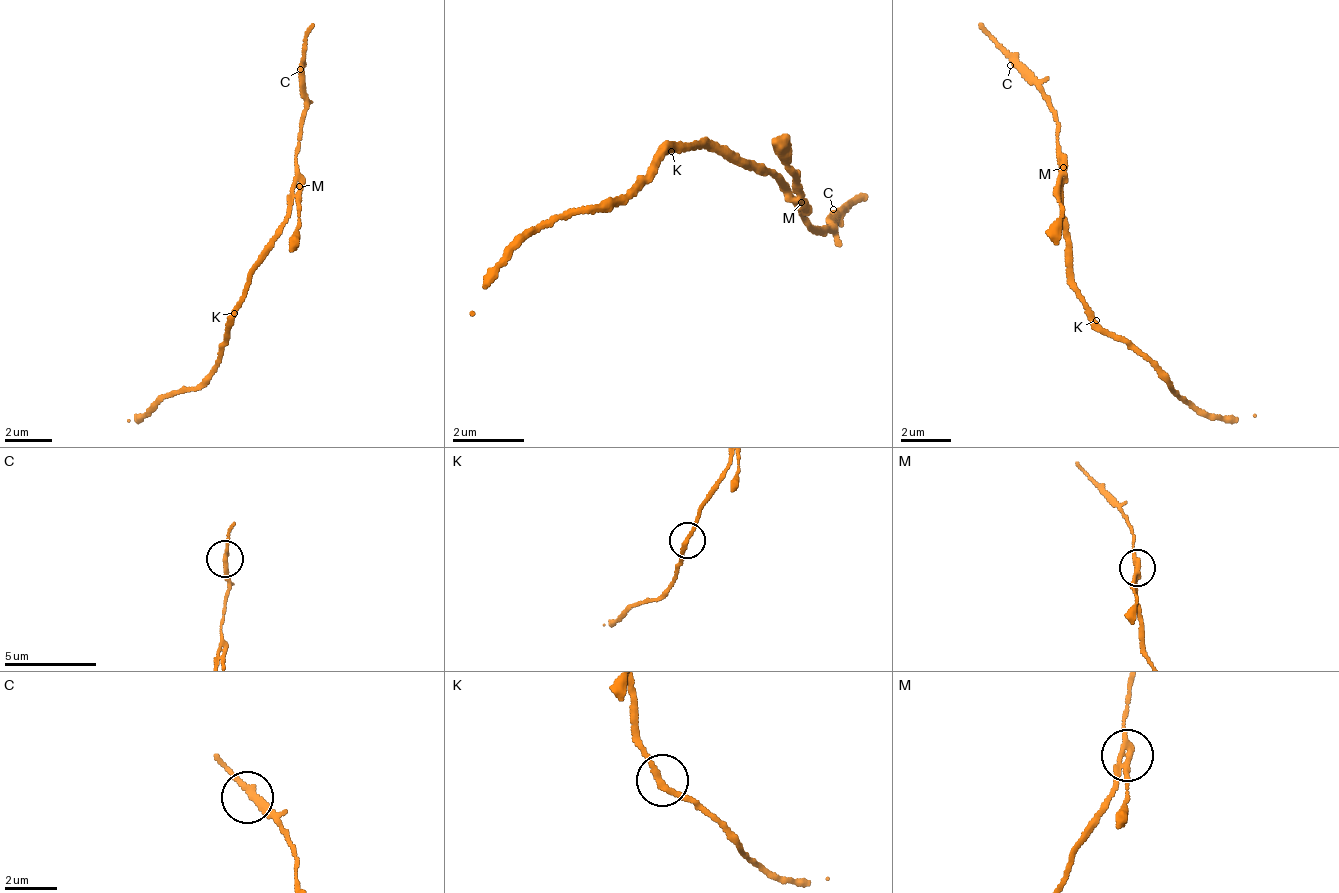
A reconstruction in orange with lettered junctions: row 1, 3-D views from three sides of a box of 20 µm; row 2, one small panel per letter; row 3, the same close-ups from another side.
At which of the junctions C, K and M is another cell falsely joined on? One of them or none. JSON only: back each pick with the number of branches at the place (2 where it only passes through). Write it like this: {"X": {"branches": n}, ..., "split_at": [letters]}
{"M": {"branches": 3}, "split_at": ["M"]}

